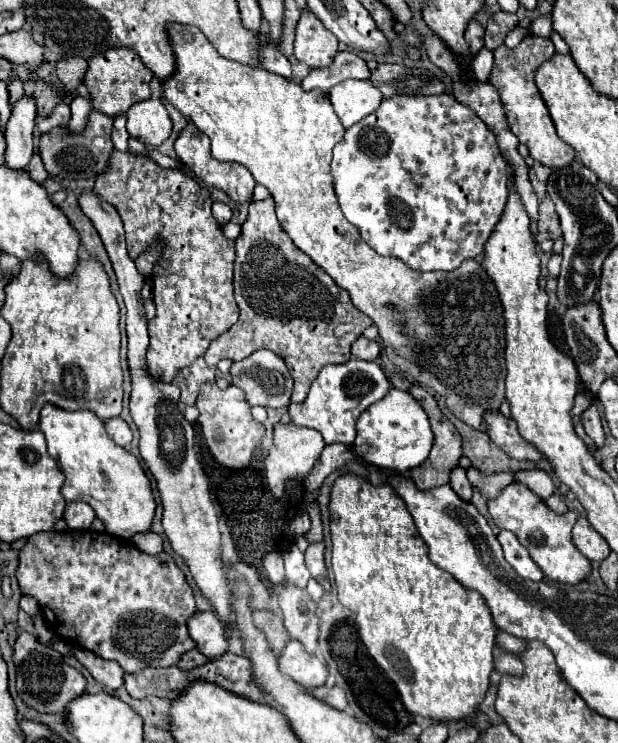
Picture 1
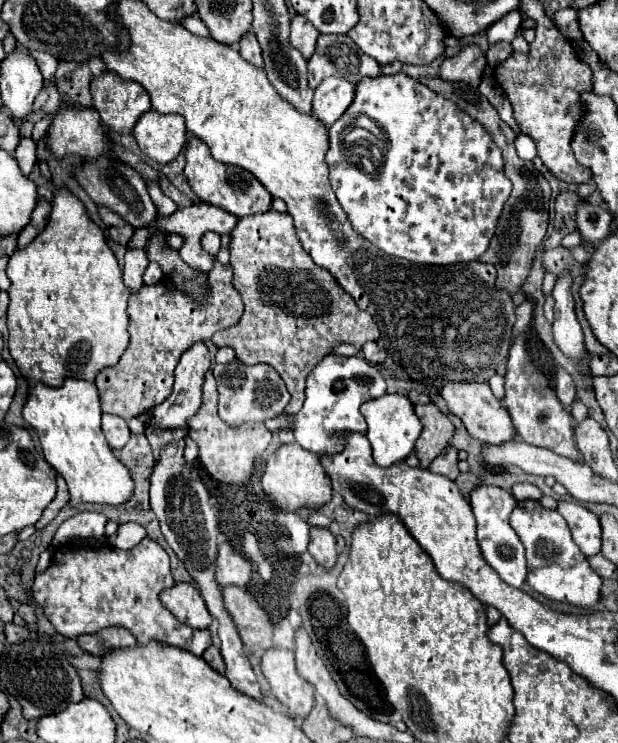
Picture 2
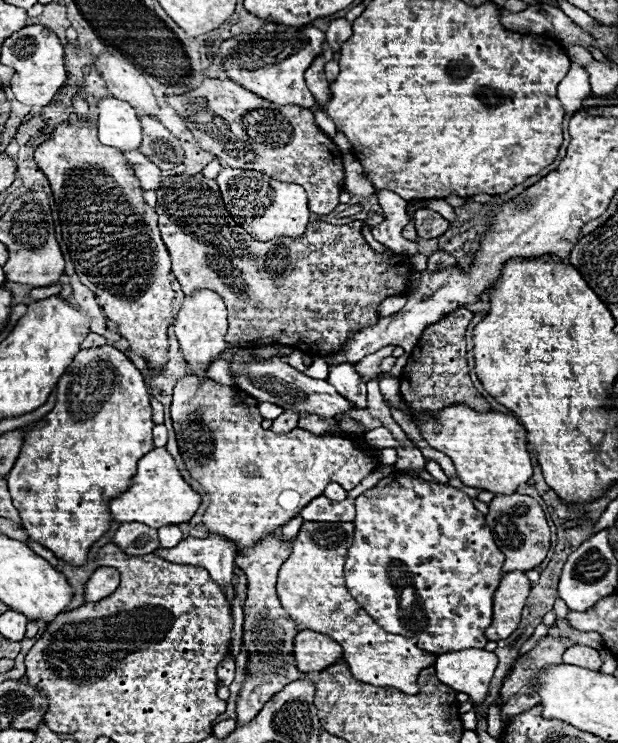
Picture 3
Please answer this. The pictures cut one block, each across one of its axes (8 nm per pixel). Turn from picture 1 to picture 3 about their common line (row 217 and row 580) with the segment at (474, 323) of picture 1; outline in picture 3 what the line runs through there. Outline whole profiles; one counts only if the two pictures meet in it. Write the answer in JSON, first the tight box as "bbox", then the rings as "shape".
{"bbox":[276,522,436,694],"shape":[[[304,522],[294,538],[292,554],[282,564],[276,594],[286,608],[288,616],[300,630],[314,630],[330,636],[342,644],[344,660],[352,670],[352,676],[360,682],[396,688],[404,694],[416,694],[416,676],[422,668],[434,664],[436,654],[424,652],[416,646],[414,638],[404,638],[384,632],[360,606],[348,596],[344,586],[344,560],[346,550],[354,538],[354,524],[316,524]]]}

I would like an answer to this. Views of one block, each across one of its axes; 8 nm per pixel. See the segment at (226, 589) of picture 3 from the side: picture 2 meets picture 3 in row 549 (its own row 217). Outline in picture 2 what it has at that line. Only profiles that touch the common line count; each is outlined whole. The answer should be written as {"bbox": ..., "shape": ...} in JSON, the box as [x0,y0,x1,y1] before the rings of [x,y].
{"bbox":[158,204,238,266],"shape":[[[196,204],[178,210],[176,214],[168,218],[158,220],[160,230],[164,232],[176,232],[186,238],[180,256],[186,264],[192,266],[192,250],[200,250],[200,236],[204,232],[216,232],[220,236],[232,234],[232,230],[238,224],[236,216],[230,216],[222,208],[214,208],[210,204]]]}

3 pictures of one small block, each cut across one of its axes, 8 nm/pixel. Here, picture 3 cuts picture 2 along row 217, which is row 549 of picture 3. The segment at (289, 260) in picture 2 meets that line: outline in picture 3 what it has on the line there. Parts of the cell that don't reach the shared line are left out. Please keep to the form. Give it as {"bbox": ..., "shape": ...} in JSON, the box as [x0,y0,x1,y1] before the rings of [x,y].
{"bbox":[236,534,304,726],"shape":[[[270,534],[260,544],[240,552],[236,556],[236,566],[240,566],[248,578],[248,598],[244,606],[244,644],[248,648],[248,674],[244,686],[238,694],[238,726],[248,724],[256,714],[264,708],[264,702],[270,700],[280,688],[286,684],[304,678],[304,674],[294,664],[294,636],[298,634],[298,626],[290,620],[290,616],[280,606],[276,596],[276,578],[282,562],[290,556],[292,542],[282,542],[280,536]]]}

